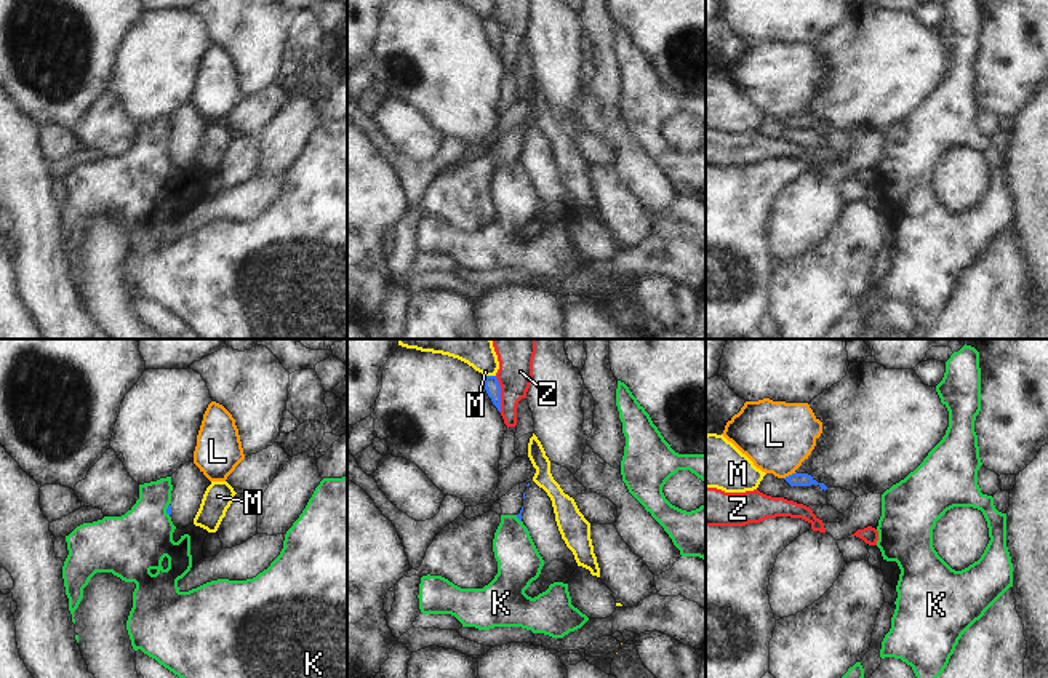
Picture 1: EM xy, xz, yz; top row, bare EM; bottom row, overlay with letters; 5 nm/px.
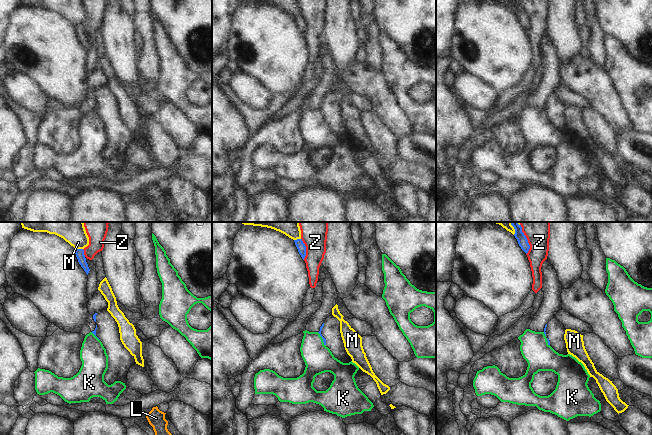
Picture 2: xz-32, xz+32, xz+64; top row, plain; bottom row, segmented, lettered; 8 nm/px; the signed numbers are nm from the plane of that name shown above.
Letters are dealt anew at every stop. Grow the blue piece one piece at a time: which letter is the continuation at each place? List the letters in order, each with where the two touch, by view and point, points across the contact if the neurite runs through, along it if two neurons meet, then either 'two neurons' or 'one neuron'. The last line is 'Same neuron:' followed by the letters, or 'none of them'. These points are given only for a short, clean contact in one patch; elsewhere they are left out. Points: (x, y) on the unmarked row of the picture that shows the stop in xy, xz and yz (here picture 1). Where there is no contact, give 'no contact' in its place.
K: meets blue in xy at (167, 152); border along xy (168, 146), (168, 157); two neurons
L: meets blue in yz at (789, 117); two neurons
M: meets blue in xz at (490, 18); border along xz (484, 16), (495, 18); two neurons
Z: meets blue in xz at (500, 35); two neurons
Same neuron: none of them

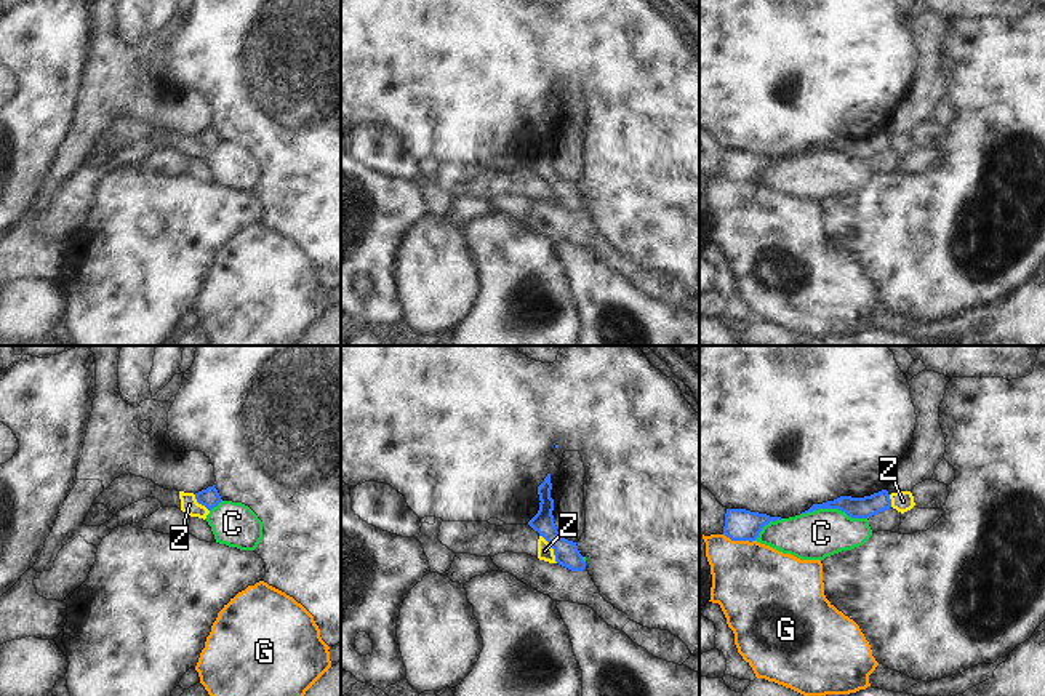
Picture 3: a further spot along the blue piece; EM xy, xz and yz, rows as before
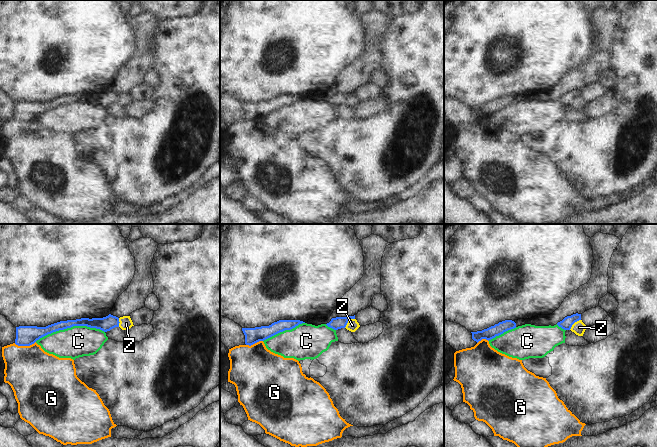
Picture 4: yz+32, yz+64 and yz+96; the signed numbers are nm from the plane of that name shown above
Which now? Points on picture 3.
C: meets blue in yz at (834, 149); two neurons
G: meets blue in yz at (740, 181); two neurons
Z: meets blue in xz at (552, 189); border along xz (540, 176), (552, 191), (557, 204); two neurons
Same neuron: none of them

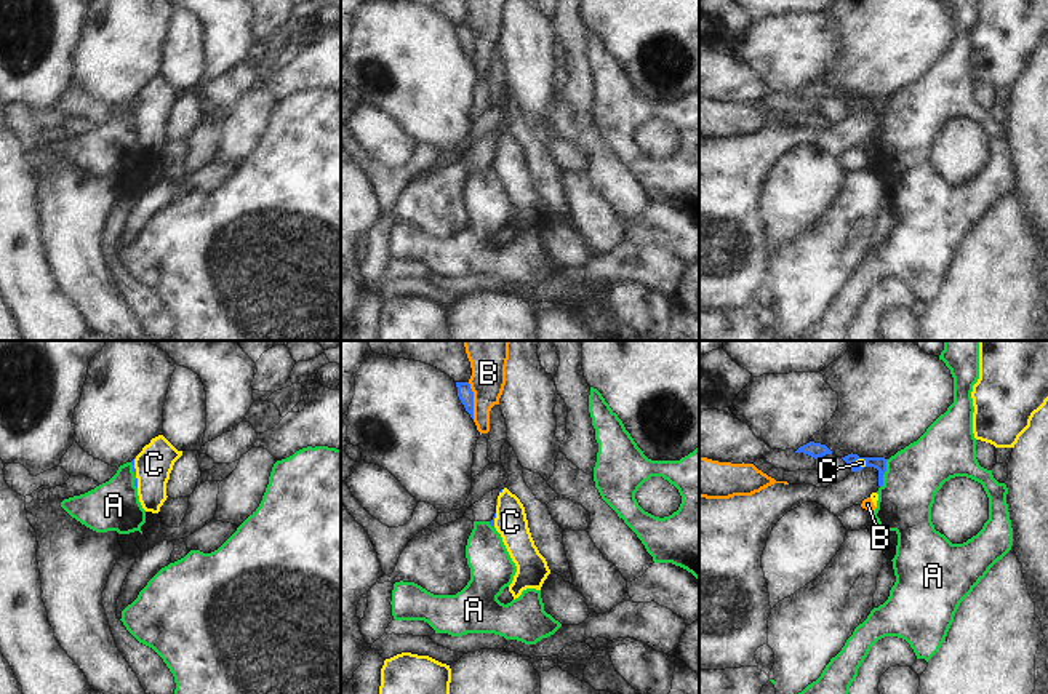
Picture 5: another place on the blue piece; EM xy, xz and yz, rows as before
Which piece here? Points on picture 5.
A: meets blue in yz at (884, 115); border along yz (888, 101), (880, 128); two neurons
B: meets blue in xz at (472, 42); two neurons
C: meets blue in yz at (860, 107); runs through yz (877, 104), (860, 107), (861, 104); one neuron
Same neuron: C

